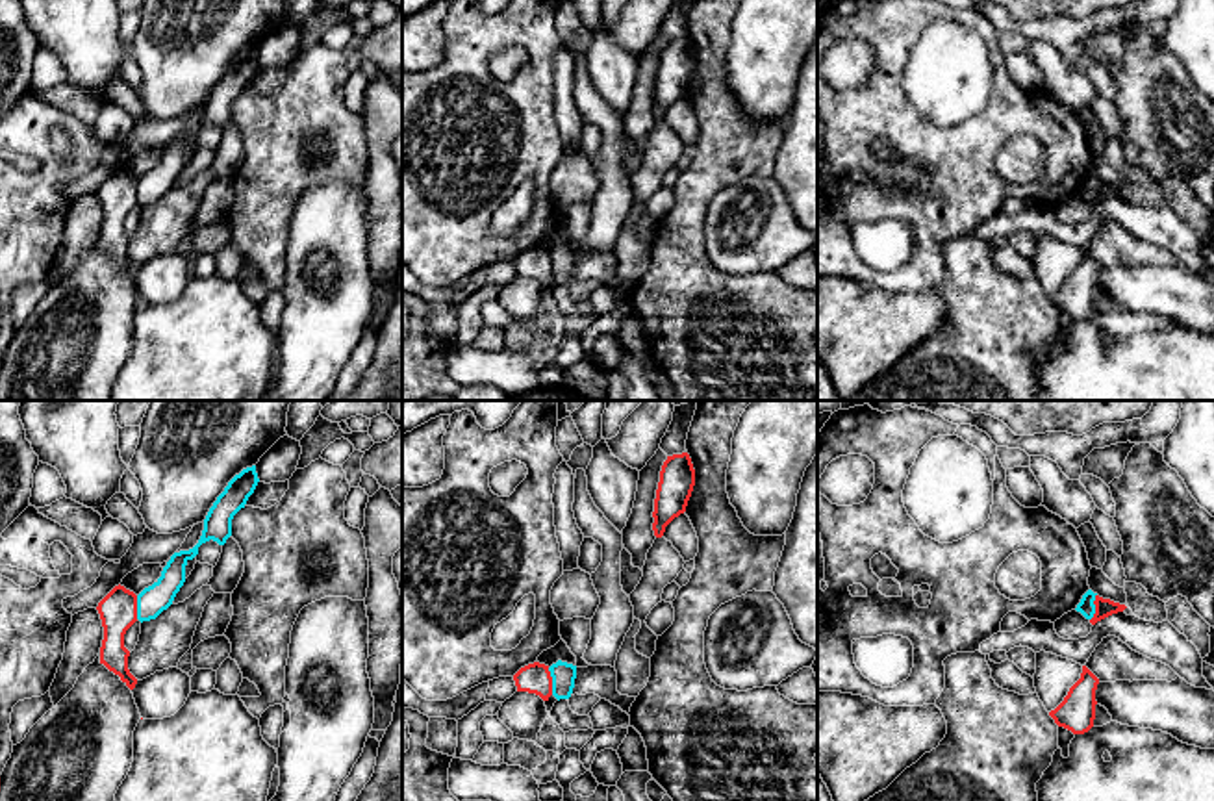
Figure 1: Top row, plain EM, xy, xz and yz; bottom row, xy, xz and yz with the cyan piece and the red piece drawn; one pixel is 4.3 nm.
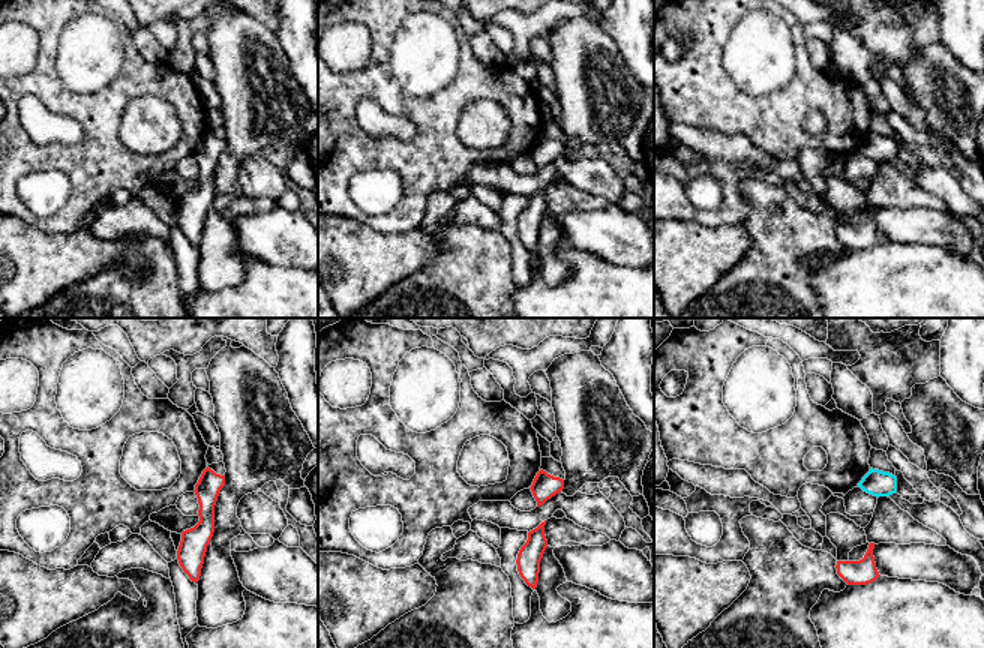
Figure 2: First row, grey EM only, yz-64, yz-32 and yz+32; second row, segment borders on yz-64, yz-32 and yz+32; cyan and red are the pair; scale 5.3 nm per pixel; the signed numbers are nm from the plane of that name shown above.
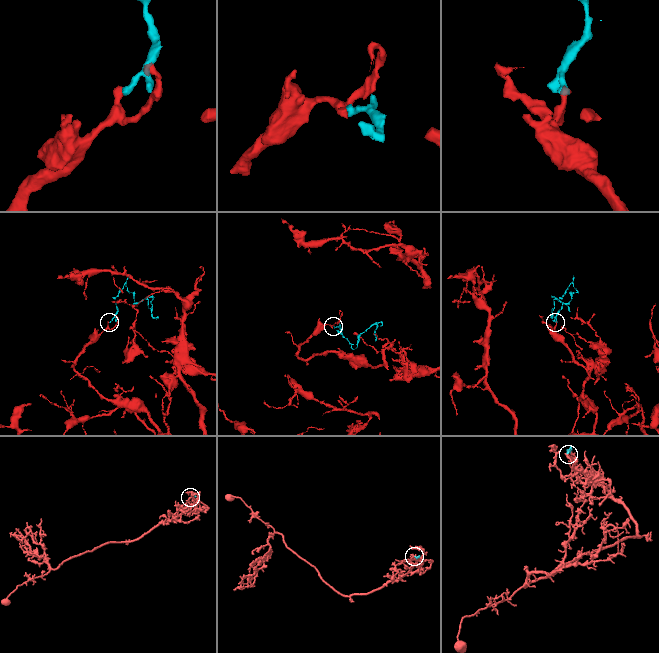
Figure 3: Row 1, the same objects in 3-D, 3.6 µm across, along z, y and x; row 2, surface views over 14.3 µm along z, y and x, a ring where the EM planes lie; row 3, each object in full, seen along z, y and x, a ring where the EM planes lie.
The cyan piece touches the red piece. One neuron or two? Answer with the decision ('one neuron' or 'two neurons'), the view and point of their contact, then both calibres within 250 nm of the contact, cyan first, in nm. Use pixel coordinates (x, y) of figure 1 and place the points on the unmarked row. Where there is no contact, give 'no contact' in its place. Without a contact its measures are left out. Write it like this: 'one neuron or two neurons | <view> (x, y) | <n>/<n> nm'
two neurons | xz (553, 266) | 100/130 nm

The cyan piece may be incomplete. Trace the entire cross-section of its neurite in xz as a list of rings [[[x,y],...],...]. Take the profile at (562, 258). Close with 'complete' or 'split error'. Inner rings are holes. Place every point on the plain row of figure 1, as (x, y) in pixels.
[[[558,245],[549,252],[552,261],[552,280],[560,284],[569,284],[575,273],[576,250]]]; complete

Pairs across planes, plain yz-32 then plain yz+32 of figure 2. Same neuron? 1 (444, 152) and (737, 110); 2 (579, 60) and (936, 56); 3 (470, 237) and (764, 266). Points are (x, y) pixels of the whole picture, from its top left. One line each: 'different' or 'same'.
1: same
2: same
3: same

